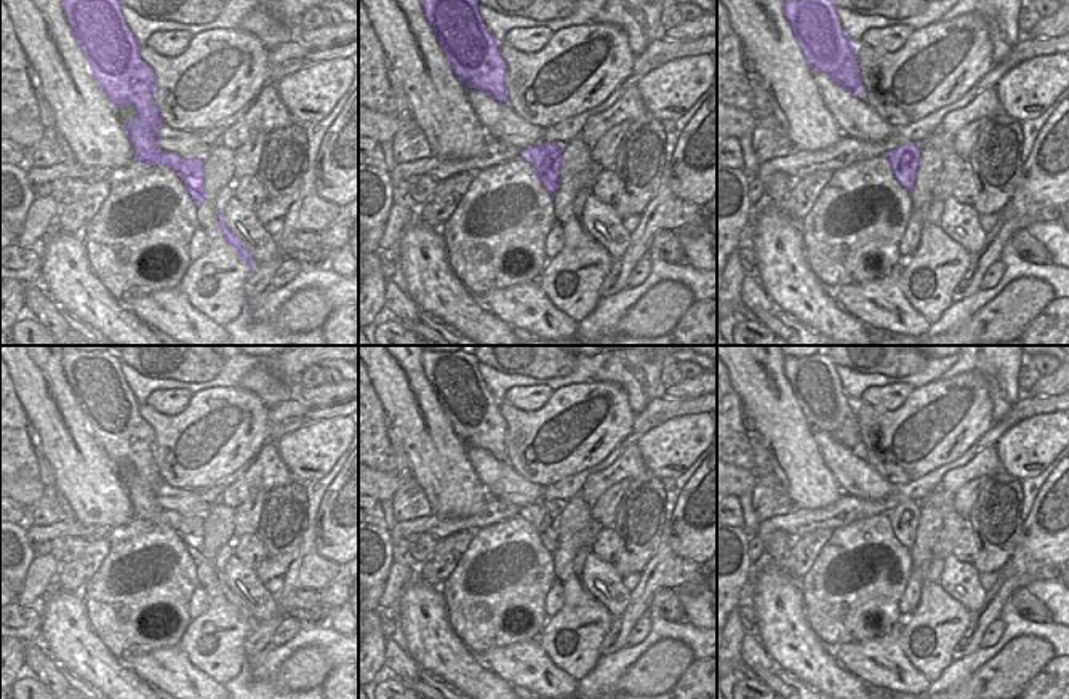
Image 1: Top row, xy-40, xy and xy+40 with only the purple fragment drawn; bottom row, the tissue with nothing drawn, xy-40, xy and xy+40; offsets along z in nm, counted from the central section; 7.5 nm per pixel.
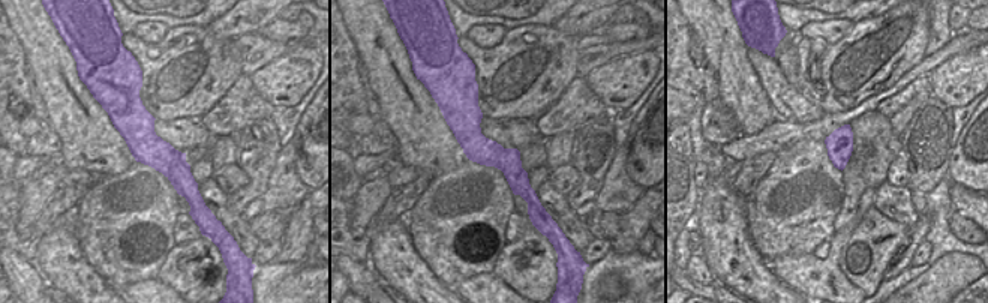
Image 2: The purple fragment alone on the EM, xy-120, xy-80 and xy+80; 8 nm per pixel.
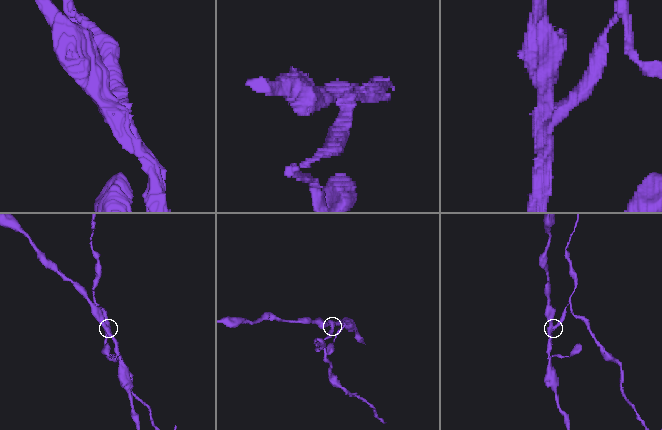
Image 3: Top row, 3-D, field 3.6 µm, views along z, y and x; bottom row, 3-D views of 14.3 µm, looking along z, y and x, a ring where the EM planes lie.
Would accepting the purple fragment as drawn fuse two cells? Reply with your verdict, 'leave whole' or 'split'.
split

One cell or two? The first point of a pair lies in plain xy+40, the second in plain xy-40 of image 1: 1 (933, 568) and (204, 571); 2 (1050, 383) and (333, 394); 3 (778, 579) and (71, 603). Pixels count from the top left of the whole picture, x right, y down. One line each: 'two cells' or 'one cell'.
1: two cells
2: one cell
3: one cell

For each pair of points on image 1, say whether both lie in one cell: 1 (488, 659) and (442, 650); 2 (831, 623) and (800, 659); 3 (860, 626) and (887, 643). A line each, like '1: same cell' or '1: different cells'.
1: different cells
2: different cells
3: different cells

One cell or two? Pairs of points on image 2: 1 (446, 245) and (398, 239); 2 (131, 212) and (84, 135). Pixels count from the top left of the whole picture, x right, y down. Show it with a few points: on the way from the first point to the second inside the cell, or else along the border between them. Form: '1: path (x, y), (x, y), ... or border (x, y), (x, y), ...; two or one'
1: border (404, 221), (416, 252), (432, 270); two
2: border (135, 161), (122, 173), (98, 177); two

